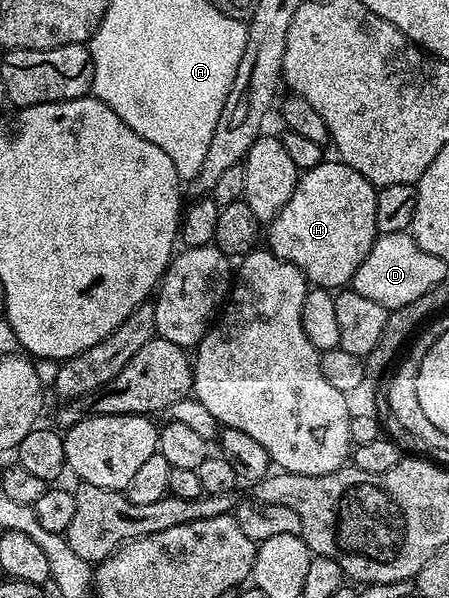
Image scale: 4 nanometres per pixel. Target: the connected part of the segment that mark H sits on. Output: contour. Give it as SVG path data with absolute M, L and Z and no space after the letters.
M326 159L319 166L304 169L298 175L295 190L291 198L287 198L287 206L279 210L274 220L268 221L267 248L279 258L294 264L310 285L341 290L352 281L355 270L363 266L363 258L367 258L371 246L377 241L379 235L375 226L377 188L370 180L363 178L363 174L351 170L351 166L333 160Z

